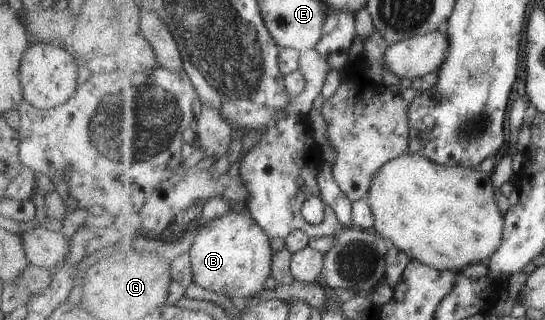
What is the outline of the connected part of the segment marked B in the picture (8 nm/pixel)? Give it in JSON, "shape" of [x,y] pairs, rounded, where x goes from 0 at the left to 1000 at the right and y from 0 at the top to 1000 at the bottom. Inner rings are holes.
{"shape":[[[457,653],[451,663],[424,659],[413,672],[407,659],[389,691],[376,691],[349,784],[356,884],[431,941],[461,931],[486,903],[503,816],[492,728],[468,691]]]}

